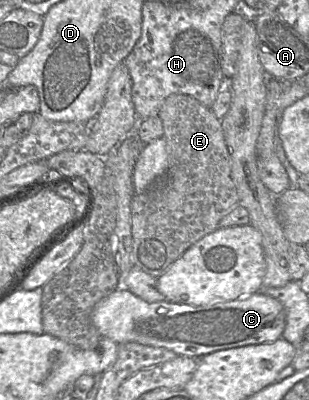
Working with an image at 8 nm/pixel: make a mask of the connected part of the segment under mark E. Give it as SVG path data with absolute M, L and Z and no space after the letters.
M171 94L158 115L163 123L169 166L143 193L135 194L131 203L133 263L154 278L161 277L187 249L219 228L220 220L239 204L222 123L211 109L192 96Z

